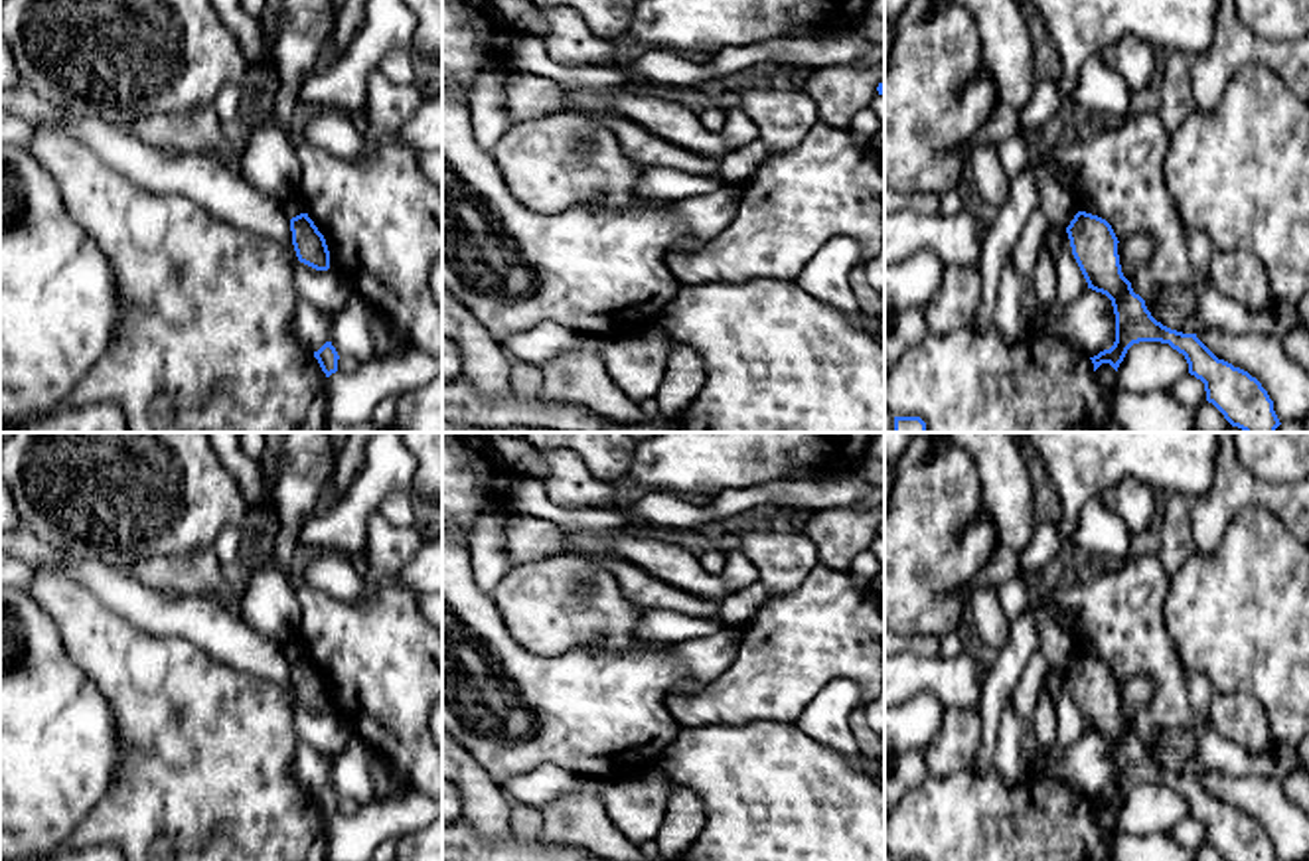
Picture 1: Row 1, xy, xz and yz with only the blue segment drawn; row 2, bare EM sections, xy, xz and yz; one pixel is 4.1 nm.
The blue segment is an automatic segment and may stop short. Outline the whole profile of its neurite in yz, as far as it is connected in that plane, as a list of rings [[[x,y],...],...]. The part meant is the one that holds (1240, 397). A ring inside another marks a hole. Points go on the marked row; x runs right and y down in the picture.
[[[1078,211],[1066,227],[1072,255],[1088,288],[1106,294],[1116,314],[1116,342],[1110,350],[1090,357],[1094,371],[1110,363],[1116,371],[1127,350],[1139,342],[1161,342],[1185,355],[1189,373],[1204,383],[1206,401],[1244,432],[1275,432],[1281,425],[1273,401],[1248,371],[1218,359],[1196,334],[1183,334],[1157,322],[1145,300],[1133,292],[1123,276],[1117,237],[1112,225],[1092,213]]]

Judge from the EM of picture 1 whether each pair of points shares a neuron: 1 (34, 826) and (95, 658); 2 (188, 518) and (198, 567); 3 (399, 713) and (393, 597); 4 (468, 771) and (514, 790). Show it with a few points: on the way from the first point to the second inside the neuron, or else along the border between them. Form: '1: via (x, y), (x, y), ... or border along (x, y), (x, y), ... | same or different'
1: border along (62, 640), (68, 656), (107, 700), (115, 717) | different
2: border along (210, 546), (188, 555), (153, 555), (149, 559) | different
3: via (393, 684), (393, 626) | same
4: border along (500, 786), (512, 802) | different

